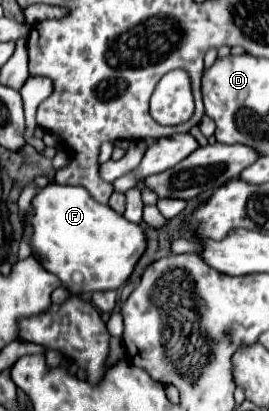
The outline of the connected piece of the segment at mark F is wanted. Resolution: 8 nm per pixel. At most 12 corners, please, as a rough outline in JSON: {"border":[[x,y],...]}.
{"border":[[78,186],[32,200],[32,250],[70,294],[120,290],[146,232]]}

